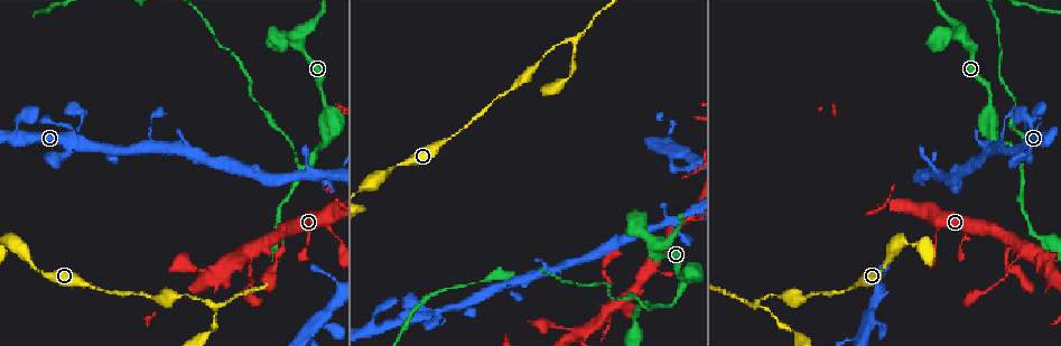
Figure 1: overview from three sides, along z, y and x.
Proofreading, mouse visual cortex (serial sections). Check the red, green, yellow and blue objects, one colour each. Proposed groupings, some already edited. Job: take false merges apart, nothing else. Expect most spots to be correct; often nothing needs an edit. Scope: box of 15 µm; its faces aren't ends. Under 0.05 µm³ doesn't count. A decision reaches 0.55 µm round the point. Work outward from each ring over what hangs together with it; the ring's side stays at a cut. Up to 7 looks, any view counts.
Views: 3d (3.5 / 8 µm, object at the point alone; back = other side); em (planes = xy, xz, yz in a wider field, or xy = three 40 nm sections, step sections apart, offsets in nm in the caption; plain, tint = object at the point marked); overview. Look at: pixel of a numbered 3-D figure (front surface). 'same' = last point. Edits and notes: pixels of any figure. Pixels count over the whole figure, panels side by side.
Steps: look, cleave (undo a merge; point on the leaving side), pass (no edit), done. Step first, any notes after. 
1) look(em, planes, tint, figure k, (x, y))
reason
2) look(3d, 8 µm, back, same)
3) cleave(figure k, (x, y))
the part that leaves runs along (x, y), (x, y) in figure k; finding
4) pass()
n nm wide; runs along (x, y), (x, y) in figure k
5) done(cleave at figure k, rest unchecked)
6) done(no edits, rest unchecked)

look(3d, 3.5 µm, figure 1, (1022, 167))
a narrow waist

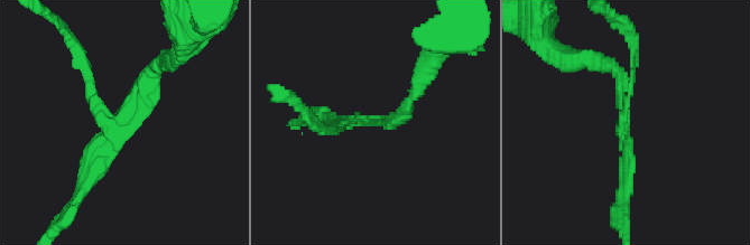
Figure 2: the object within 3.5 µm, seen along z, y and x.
look(em, xy, step 5, tint, figure 2, (626, 119))

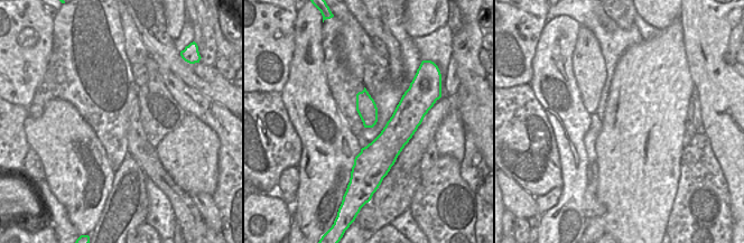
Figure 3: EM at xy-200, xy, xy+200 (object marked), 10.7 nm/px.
cleave(figure 2, (89, 88))
220 nm wide; the part that leaves runs along (112, 121), (64, 29) in figure 2; a second cell is stuck on

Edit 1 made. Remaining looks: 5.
look(3d, 8 µm, figure 1, (572, 40))
abrupt turn

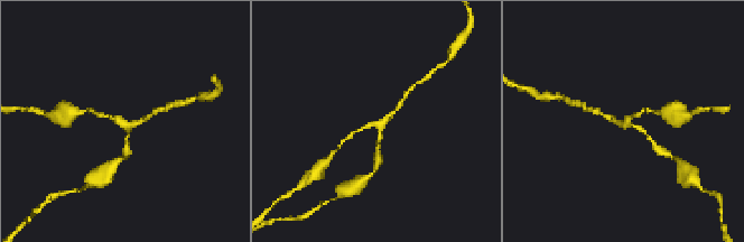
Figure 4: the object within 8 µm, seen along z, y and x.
look(em, planes, tint, figure 4, (373, 124))
need the tissue

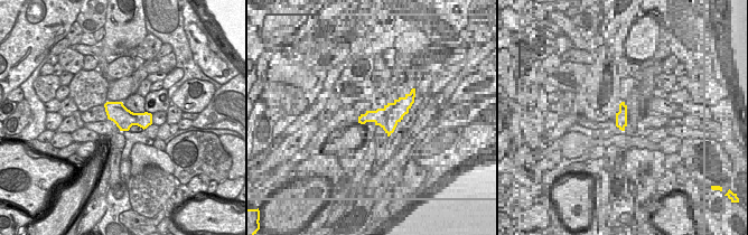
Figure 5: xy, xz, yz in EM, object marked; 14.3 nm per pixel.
pass()
300 nm wide; runs along (98, 113), (128, 124), (128, 137) in figure 4; continuous, no second cell

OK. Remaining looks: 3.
look(3d, 3.5 µm, figure 1, (1025, 138))
sharp bend

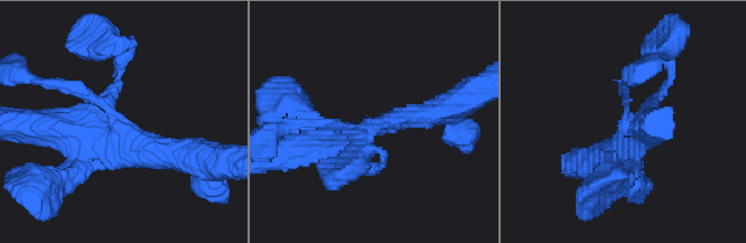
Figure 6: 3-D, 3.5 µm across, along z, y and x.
look(em, xy, step 5, tint, figure 6, (116, 121))
now the EM

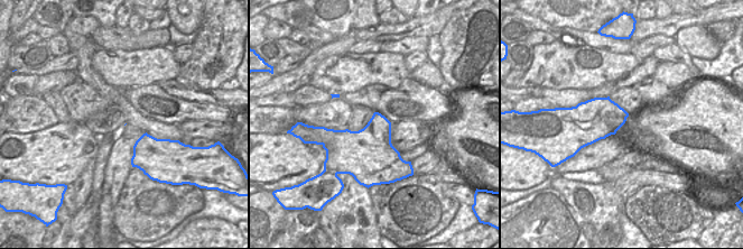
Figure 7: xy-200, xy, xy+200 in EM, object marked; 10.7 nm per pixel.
pass()
arms of 150, 300, 350 nm; continuous, no second cell

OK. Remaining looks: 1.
done(cleave at figure 2, rest unchecked)

